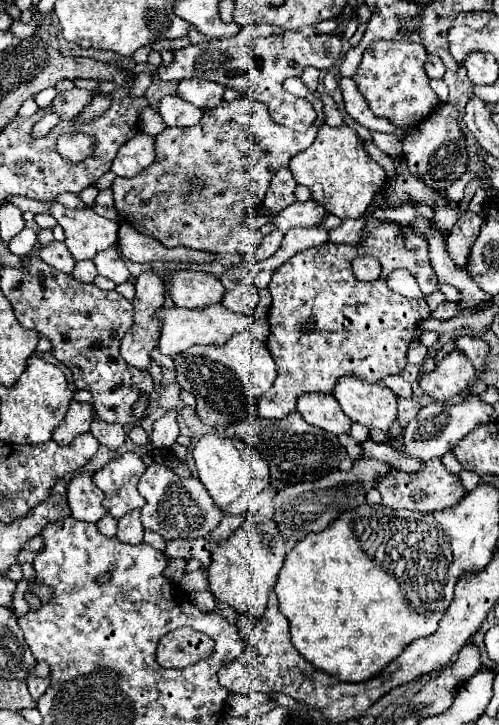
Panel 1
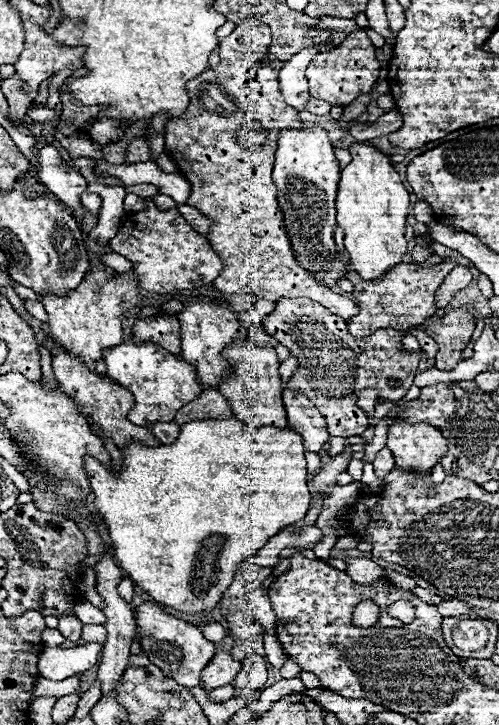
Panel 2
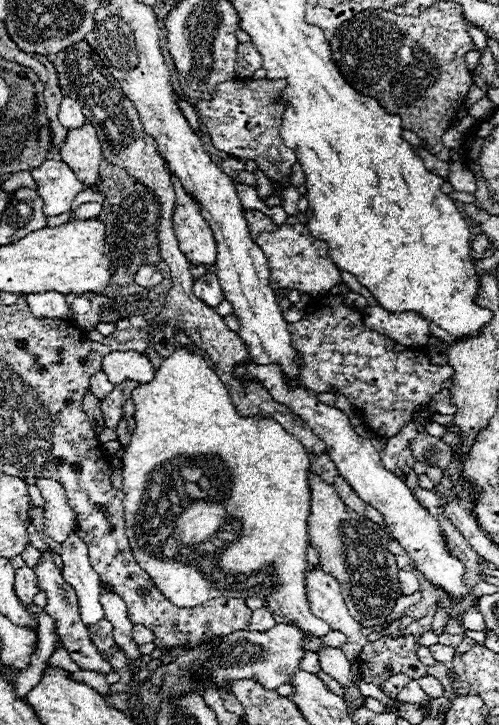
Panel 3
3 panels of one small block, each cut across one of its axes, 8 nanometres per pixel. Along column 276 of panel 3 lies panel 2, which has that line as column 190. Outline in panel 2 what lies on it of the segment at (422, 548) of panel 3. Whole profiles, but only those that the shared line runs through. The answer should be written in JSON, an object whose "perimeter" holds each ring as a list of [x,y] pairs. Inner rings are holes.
{"perimeter":[[[126,342],[114,346],[104,352],[104,362],[108,366],[108,378],[116,380],[120,386],[132,392],[134,408],[128,414],[128,420],[136,426],[154,426],[156,422],[172,422],[176,410],[184,406],[184,402],[196,400],[196,394],[202,392],[202,386],[196,382],[194,366],[168,354],[164,348],[156,344],[134,344]],[[140,350],[140,352],[136,352]]]}

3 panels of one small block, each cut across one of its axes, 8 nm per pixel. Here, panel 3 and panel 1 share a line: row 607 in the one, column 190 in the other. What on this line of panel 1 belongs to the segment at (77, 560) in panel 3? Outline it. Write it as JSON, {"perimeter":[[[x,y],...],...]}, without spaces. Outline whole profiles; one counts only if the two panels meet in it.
{"perimeter":[[[190,78],[190,80],[182,80],[178,82],[178,96],[196,104],[202,110],[214,108],[222,102],[222,94],[224,94],[224,86],[210,82],[210,80],[198,80],[198,78]]]}

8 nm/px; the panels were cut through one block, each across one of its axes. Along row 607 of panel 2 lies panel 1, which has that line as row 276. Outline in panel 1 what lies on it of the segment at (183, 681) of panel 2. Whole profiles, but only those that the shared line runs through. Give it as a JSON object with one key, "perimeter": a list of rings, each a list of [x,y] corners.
{"perimeter":[[[142,272],[138,278],[136,278],[136,296],[132,300],[132,306],[134,306],[134,324],[130,326],[130,330],[124,334],[124,340],[122,340],[122,346],[120,346],[120,352],[124,356],[124,360],[128,360],[128,364],[132,364],[134,368],[140,368],[140,370],[148,370],[150,368],[150,352],[158,346],[158,336],[160,336],[160,324],[156,324],[154,320],[154,314],[156,310],[164,304],[164,282],[158,274],[154,272]]]}

